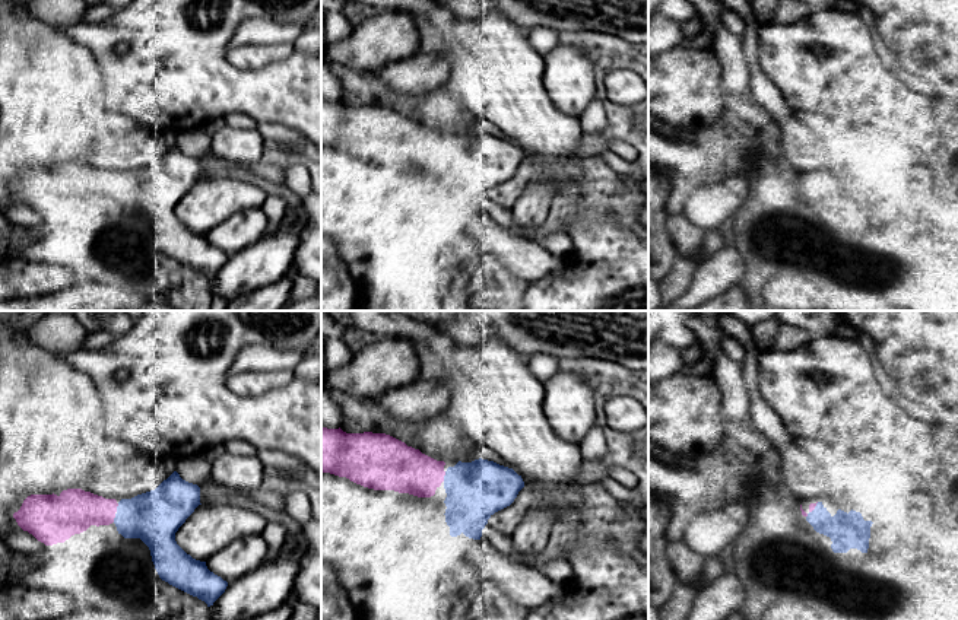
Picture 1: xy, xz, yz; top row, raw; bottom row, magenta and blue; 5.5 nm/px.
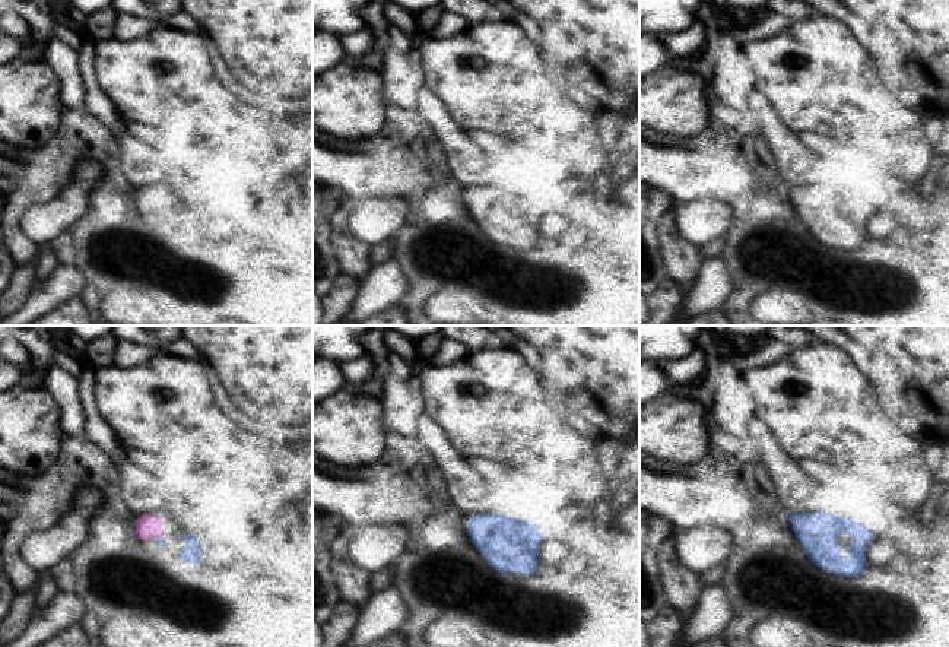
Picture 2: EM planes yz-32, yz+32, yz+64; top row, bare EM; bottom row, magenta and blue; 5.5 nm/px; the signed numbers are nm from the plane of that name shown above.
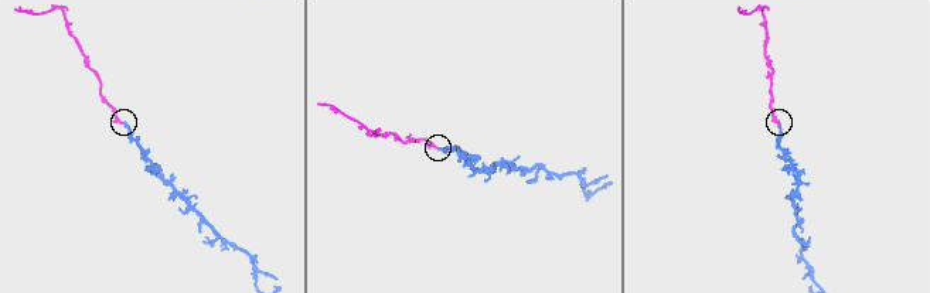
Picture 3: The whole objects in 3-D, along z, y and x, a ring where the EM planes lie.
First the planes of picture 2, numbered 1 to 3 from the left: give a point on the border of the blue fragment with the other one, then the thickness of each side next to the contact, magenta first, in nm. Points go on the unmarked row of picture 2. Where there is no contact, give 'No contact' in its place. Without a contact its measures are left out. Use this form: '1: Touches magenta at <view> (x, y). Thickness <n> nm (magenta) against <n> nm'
1: No contact
2: No contact
3: No contact

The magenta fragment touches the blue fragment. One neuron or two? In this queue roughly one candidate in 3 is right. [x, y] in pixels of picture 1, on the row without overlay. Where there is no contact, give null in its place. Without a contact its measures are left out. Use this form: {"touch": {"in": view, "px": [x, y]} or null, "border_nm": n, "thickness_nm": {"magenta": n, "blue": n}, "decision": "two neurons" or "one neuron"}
{"touch": {"in": "xz", "px": [444, 148]}, "border_nm": 60, "thickness_nm": {"magenta": 260, "blue": 320}, "decision": "one neuron"}

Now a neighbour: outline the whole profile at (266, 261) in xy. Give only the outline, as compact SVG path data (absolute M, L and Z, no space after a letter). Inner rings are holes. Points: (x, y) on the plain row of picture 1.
M299 222L269 229L260 241L228 257L225 266L209 280L210 296L234 301L289 274L301 228Z

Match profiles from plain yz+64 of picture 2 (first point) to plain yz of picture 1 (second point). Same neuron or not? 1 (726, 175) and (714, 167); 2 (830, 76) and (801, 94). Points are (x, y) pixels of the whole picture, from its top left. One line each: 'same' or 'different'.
1: same
2: same

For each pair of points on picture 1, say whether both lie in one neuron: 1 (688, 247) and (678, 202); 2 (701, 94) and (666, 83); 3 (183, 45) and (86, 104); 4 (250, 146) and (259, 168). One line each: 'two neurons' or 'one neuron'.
1: one neuron
2: one neuron
3: two neurons
4: two neurons

